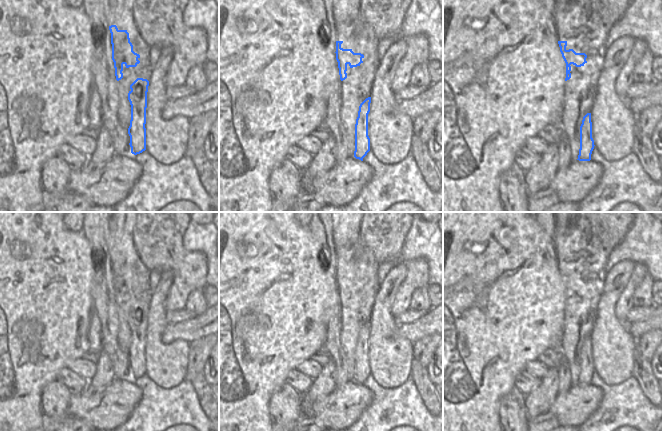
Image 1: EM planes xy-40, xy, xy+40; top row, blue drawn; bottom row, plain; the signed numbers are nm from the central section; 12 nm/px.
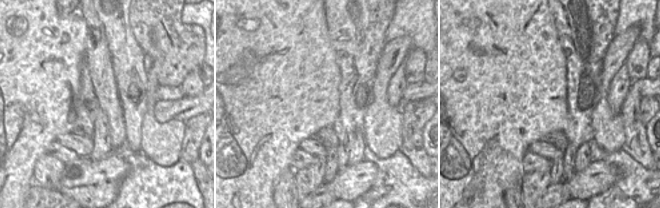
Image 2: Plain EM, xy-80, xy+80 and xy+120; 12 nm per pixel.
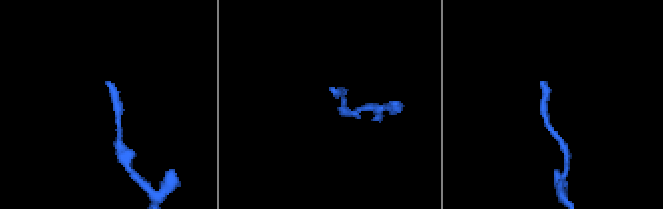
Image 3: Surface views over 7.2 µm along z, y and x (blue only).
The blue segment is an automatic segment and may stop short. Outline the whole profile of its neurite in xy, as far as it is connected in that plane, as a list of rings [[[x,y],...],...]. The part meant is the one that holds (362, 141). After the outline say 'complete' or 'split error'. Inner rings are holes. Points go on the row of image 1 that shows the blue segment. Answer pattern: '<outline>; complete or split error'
[[[368,97],[360,104],[355,124],[354,157],[361,161],[363,161],[363,158],[370,151],[370,138],[368,136],[368,114],[370,112],[370,103],[371,97]]]; complete

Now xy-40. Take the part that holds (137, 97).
[[[137,78],[131,85],[128,100],[131,105],[131,120],[128,128],[131,153],[140,154],[146,150],[146,108],[149,81]]]; complete

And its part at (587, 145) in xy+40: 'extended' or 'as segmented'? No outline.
as segmented

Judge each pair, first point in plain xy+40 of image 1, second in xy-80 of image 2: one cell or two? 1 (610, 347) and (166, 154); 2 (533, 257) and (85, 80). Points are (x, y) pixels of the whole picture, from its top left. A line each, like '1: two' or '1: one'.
1: one
2: two

